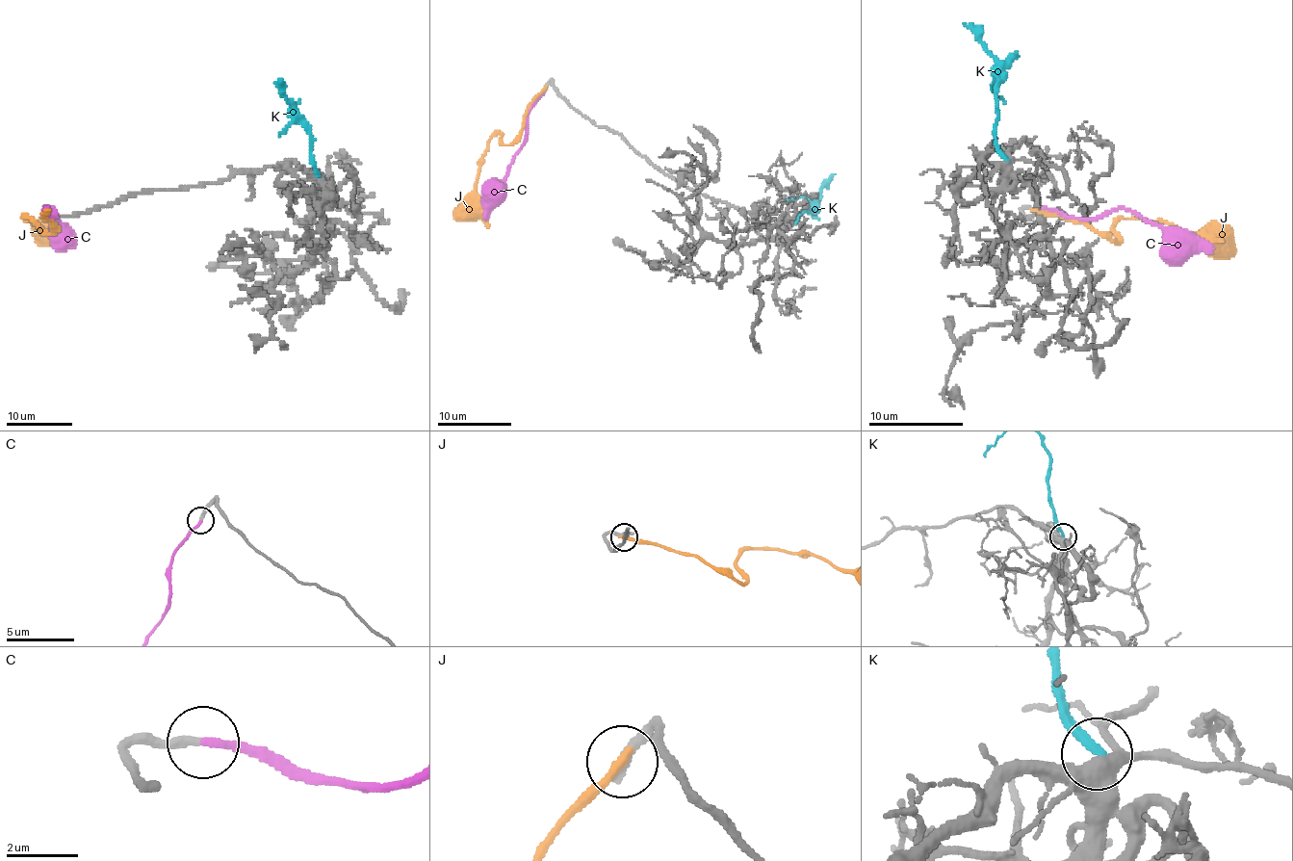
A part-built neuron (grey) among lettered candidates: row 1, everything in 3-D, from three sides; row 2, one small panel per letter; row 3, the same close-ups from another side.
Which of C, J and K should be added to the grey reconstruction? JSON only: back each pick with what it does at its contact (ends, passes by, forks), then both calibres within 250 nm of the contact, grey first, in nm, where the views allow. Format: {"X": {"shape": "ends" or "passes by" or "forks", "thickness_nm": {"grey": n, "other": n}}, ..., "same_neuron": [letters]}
{"C": {"shape": "ends", "thickness_nm": {"grey": 280, "other": 240}}, "same_neuron": ["C"]}

